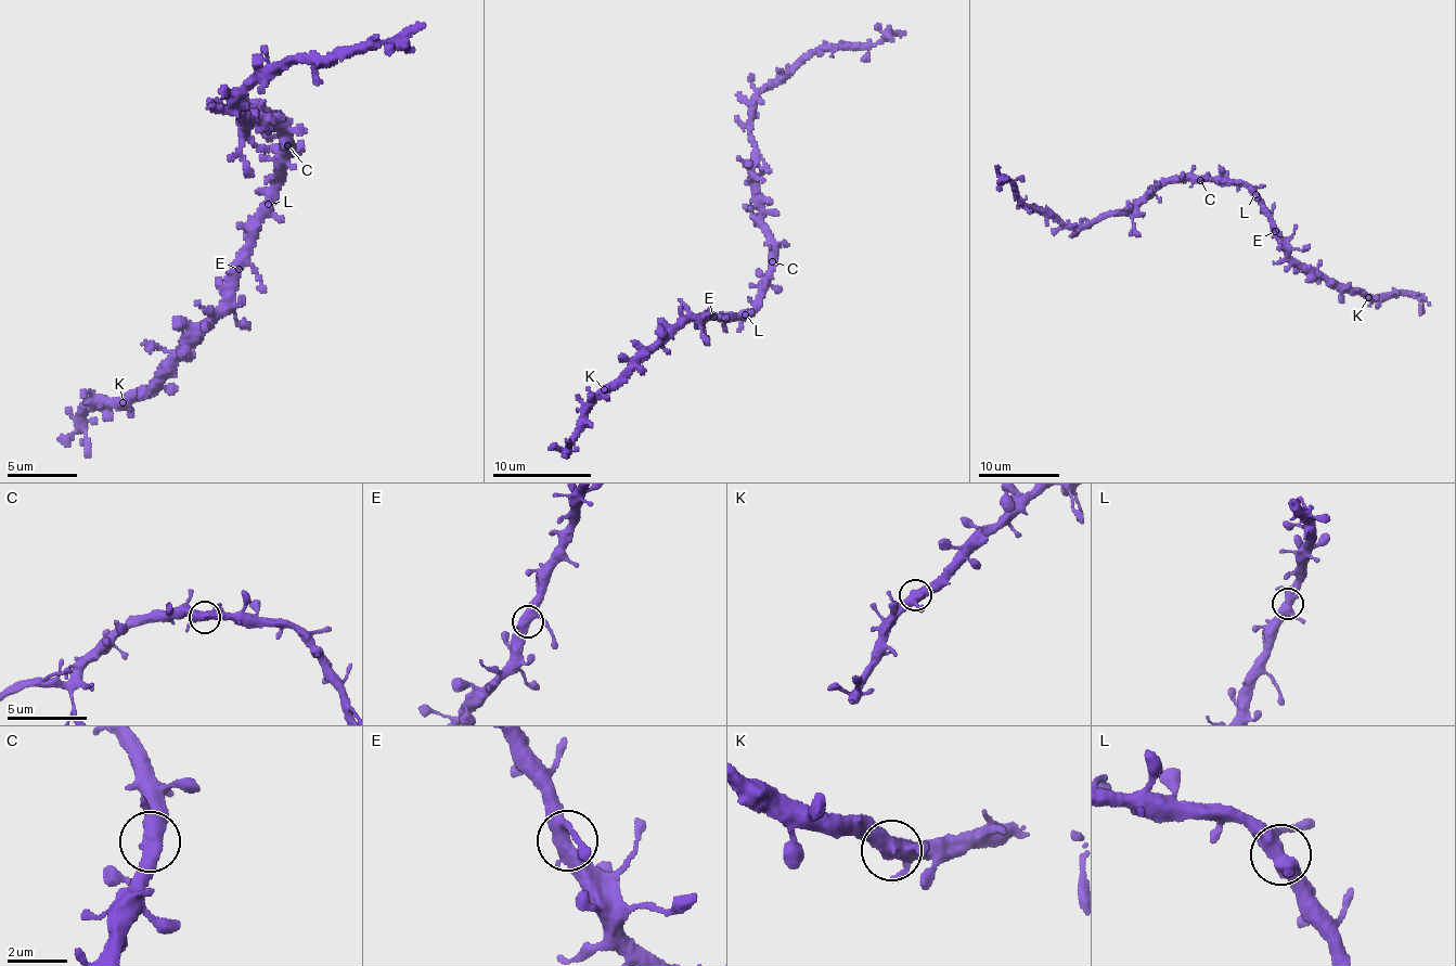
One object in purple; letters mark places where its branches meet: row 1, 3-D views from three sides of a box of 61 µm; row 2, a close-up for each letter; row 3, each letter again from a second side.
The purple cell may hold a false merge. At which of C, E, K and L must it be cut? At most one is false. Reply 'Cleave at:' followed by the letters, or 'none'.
Cleave at: none

